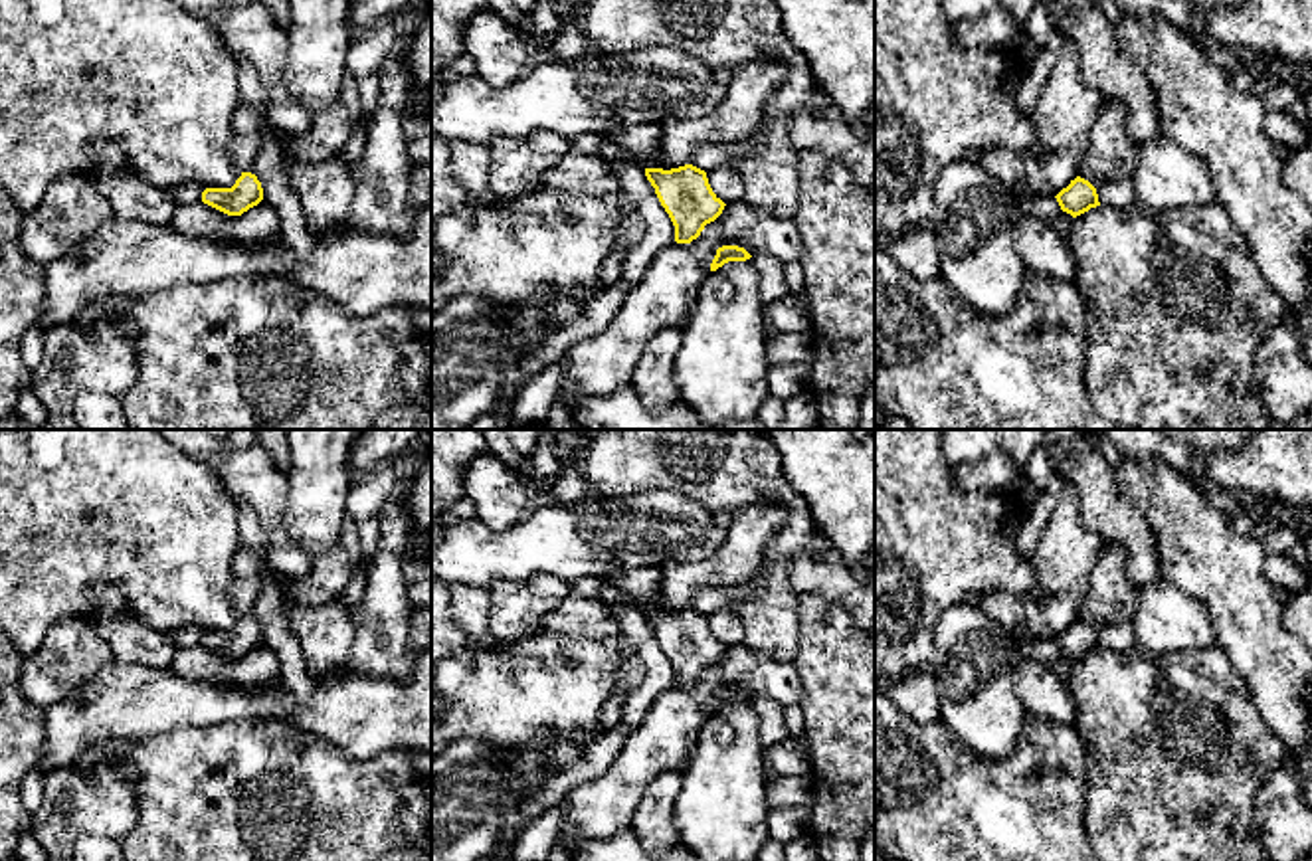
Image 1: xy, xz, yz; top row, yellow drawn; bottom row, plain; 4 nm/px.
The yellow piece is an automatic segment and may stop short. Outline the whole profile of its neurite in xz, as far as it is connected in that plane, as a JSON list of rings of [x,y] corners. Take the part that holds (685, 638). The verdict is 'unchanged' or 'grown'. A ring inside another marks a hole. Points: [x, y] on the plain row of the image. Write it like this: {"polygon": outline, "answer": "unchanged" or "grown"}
{"polygon": [[[661,568],[611,572],[606,580],[645,612],[647,623],[675,669],[677,687],[691,687],[722,657],[726,647],[712,635],[704,614],[693,608],[671,614],[655,610],[661,604]]], "answer": "grown"}

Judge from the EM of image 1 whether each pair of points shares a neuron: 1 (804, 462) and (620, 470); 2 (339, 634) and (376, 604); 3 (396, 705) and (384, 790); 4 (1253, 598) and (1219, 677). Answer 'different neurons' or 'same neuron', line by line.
1: different neurons
2: different neurons
3: different neurons
4: different neurons

